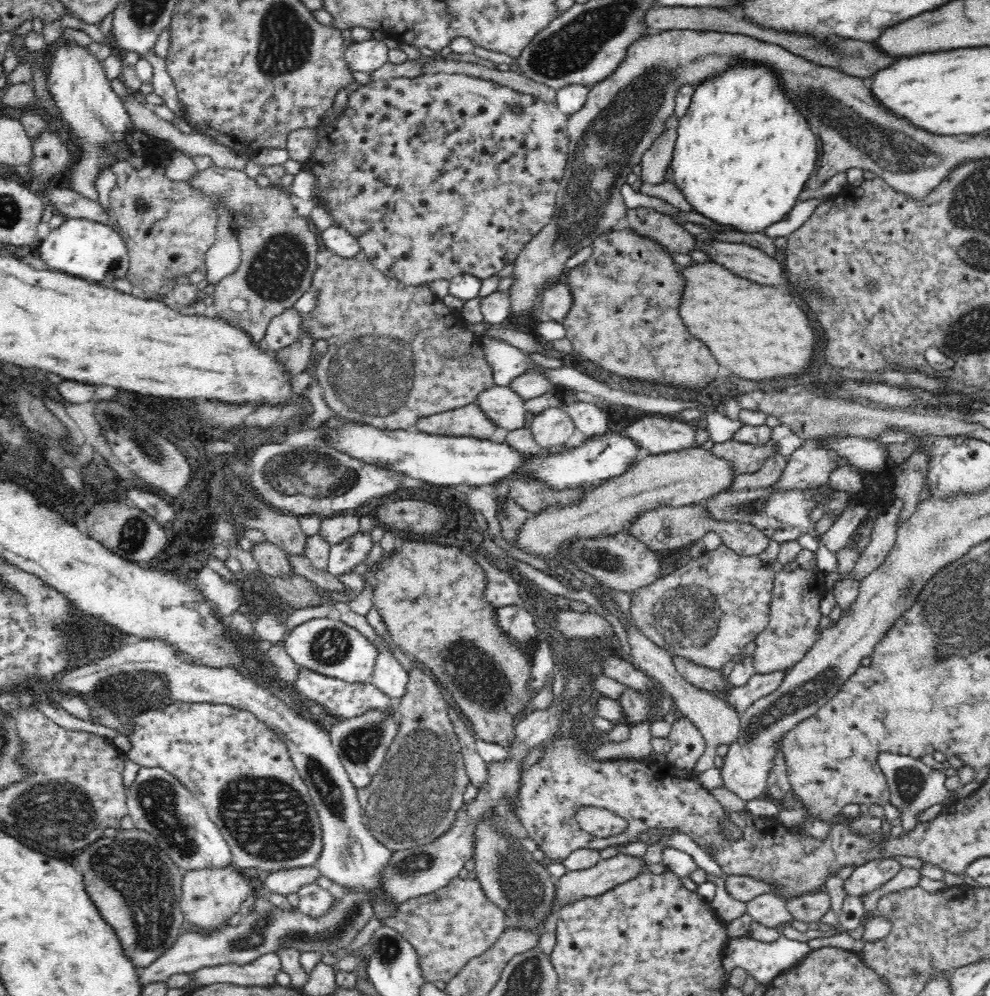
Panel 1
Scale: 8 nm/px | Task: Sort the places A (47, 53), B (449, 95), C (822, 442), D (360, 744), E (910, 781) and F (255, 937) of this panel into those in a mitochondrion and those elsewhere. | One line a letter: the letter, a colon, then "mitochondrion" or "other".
A: other
B: other
C: other
D: mitochondrion
E: mitochondrion
F: mitochondrion

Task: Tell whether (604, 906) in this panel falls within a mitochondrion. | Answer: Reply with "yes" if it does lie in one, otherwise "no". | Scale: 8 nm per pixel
no

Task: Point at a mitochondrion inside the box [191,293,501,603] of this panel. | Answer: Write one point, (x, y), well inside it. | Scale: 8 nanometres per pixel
(377, 379)

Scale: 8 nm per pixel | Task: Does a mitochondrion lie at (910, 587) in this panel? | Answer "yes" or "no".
yes

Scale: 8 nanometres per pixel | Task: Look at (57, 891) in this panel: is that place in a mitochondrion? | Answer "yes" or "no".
no

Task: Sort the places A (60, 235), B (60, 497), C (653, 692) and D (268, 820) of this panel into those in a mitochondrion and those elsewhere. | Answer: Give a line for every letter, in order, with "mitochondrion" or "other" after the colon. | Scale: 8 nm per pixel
A: other
B: other
C: other
D: mitochondrion

